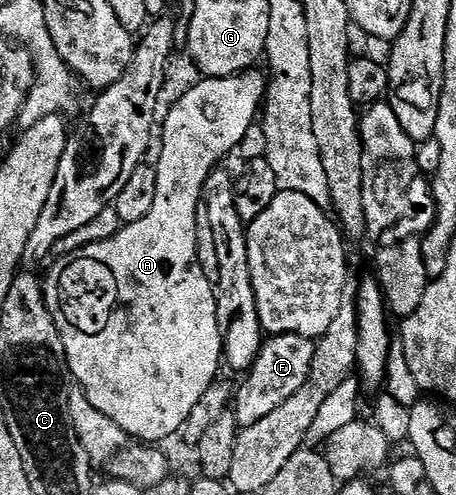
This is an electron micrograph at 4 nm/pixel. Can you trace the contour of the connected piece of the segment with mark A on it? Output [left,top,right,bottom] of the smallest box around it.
[43,70,267,446]

